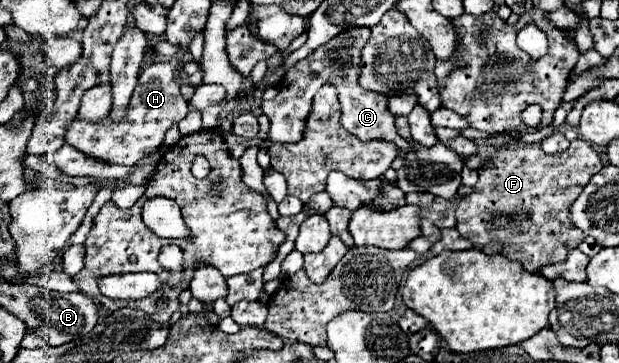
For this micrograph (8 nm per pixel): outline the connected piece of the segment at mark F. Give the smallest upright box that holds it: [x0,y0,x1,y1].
[457,139,603,273]

